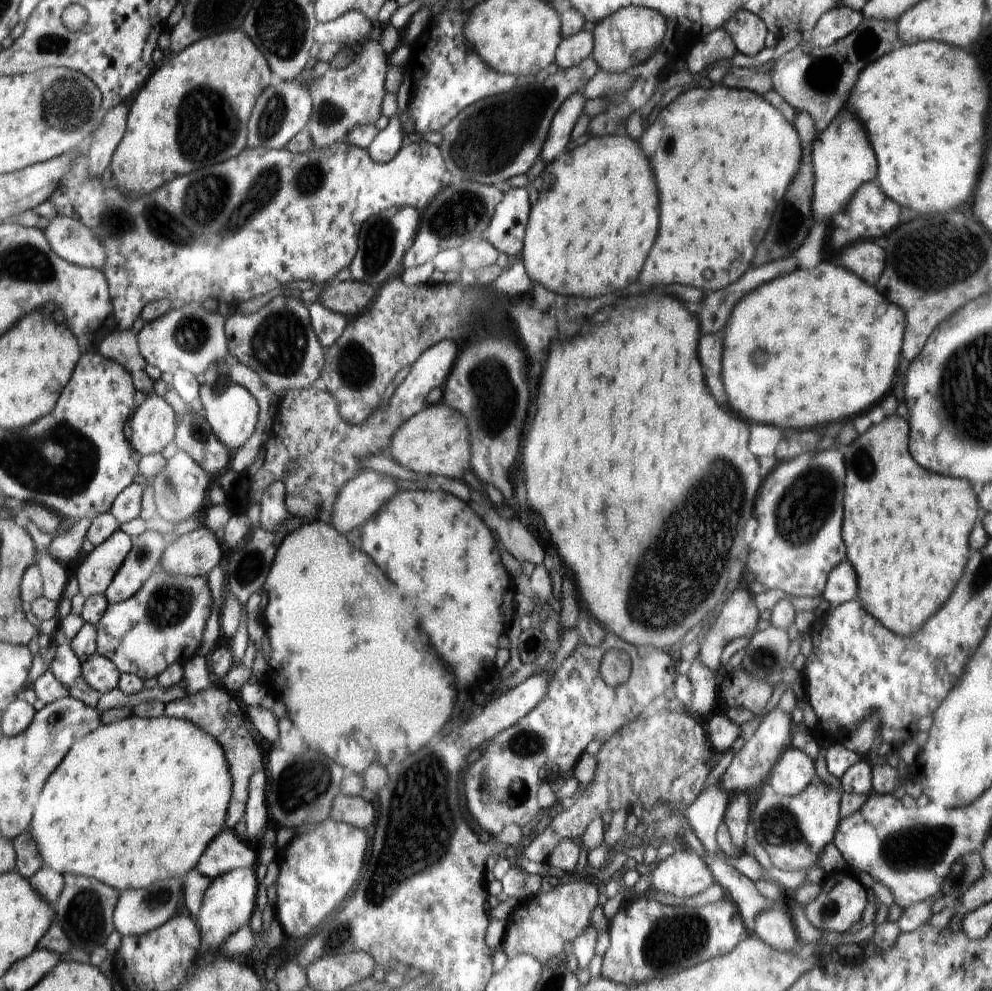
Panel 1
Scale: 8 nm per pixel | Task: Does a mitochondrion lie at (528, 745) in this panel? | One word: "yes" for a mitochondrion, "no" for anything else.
yes

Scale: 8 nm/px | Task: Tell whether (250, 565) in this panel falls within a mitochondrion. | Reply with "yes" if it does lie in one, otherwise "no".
yes

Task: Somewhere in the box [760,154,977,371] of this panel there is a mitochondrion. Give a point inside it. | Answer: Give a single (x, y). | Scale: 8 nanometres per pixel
(788, 216)

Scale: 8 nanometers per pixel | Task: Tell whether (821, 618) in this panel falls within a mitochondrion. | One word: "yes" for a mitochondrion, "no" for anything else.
no

